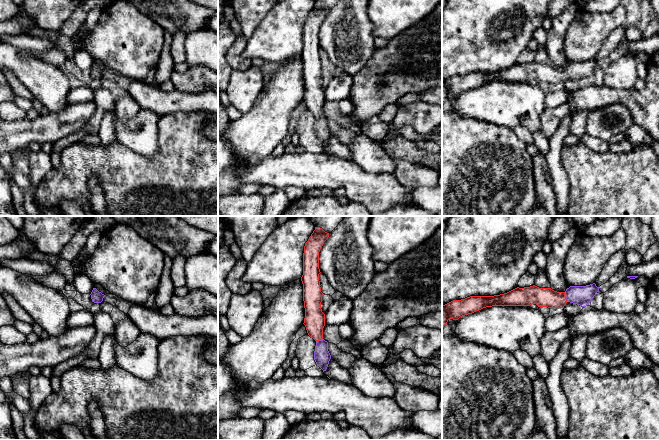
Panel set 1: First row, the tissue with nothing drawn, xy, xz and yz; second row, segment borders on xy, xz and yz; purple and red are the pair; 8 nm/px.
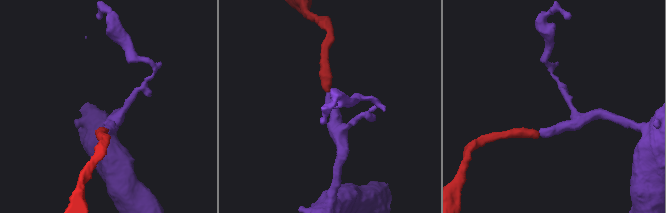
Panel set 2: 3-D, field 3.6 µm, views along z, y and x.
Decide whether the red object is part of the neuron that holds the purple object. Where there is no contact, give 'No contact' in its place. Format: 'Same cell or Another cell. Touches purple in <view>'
Same cell. Touches purple in yz

